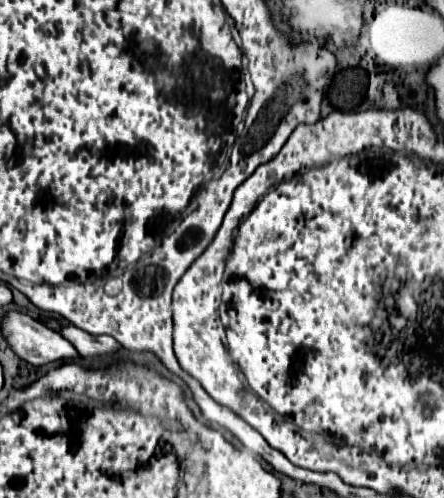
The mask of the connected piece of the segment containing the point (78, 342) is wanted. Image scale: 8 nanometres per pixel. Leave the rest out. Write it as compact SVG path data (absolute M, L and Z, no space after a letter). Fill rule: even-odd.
M73 324L63 326L59 332L61 336L65 336L65 340L69 340L75 346L79 356L85 360L93 360L99 356L113 356L121 348L117 340L113 340L111 336L93 336Z

